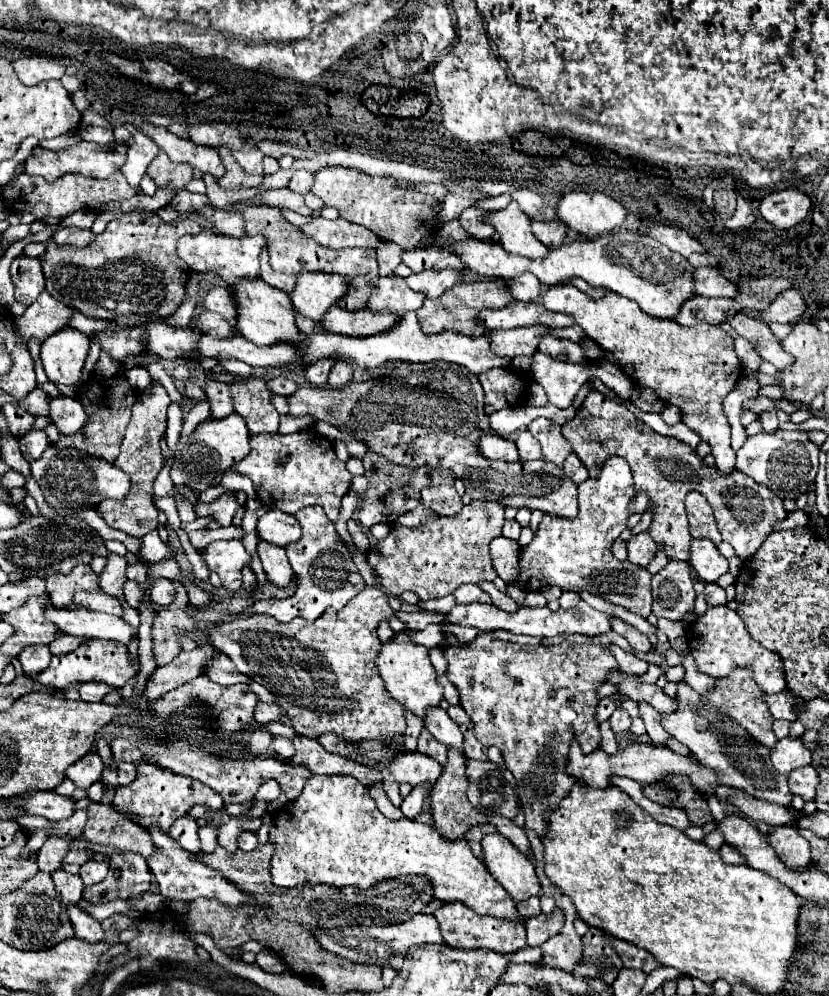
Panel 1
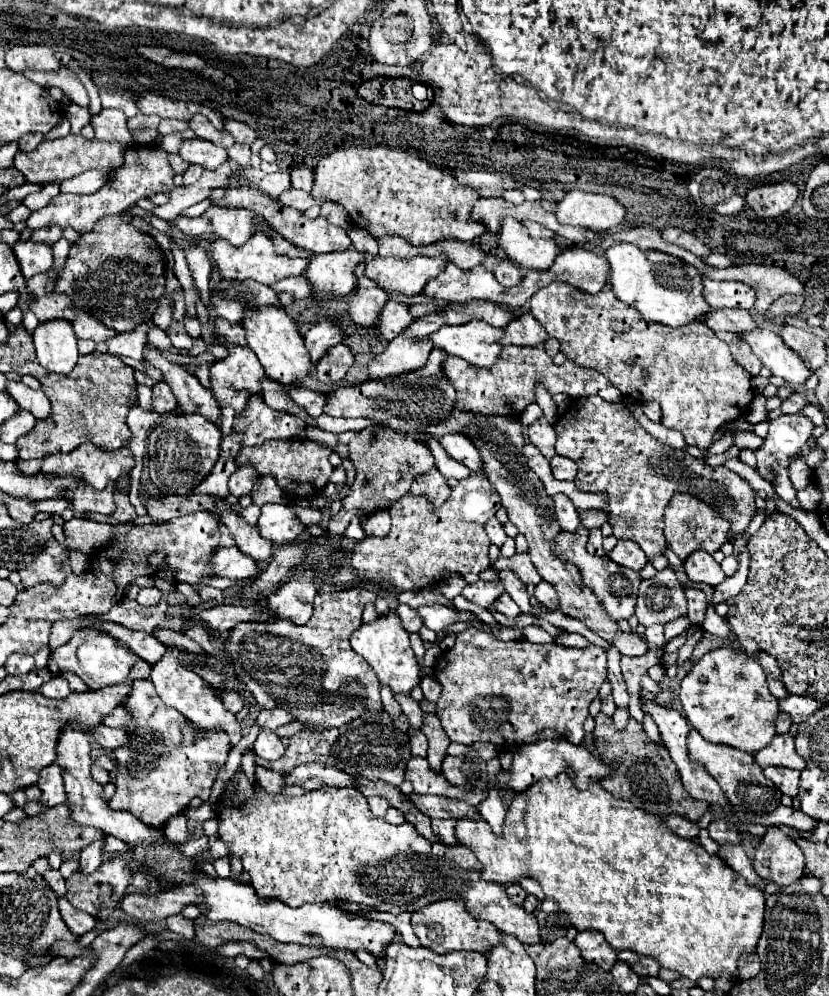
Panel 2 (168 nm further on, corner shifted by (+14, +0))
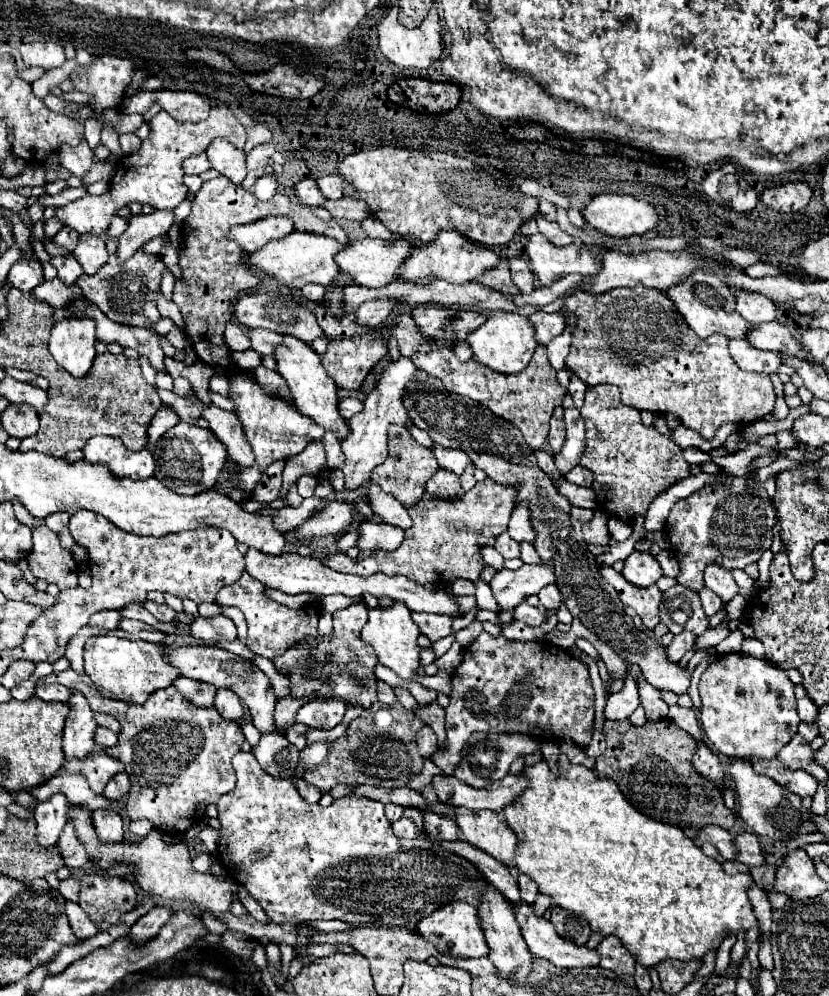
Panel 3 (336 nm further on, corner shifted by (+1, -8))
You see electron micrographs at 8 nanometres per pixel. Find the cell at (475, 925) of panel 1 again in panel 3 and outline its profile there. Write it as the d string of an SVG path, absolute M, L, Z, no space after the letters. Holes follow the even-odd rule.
M451 902L447 906L441 906L435 910L435 914L429 914L417 924L417 932L431 942L441 954L449 954L453 958L481 958L487 956L487 942L483 936L483 930L479 926L477 908L467 902Z

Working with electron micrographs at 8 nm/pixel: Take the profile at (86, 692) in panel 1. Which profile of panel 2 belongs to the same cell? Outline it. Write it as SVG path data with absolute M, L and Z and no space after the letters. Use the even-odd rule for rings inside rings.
M54 676L50 682L46 682L40 692L46 696L46 698L66 698L72 690L70 690L70 684L66 678L62 676Z

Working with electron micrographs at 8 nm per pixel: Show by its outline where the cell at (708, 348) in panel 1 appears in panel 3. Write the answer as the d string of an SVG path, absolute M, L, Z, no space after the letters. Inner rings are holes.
M635 286L635 288L615 288L607 294L591 294L591 292L575 292L573 296L567 298L565 306L563 306L563 314L567 316L569 312L575 312L577 314L577 326L575 326L575 332L571 336L571 352L569 356L565 358L565 368L569 372L573 372L575 376L579 376L585 384L589 386L595 386L595 384L603 384L603 382L609 382L609 384L615 384L619 390L621 390L621 400L631 406L631 408L637 408L637 410L649 410L649 412L659 412L659 414L665 414L665 412L673 412L675 416L679 416L679 420L683 422L683 426L699 432L703 438L711 440L717 432L717 428L725 422L735 422L735 424L749 424L749 422L755 422L755 420L761 420L765 418L767 414L773 412L773 406L775 406L775 390L773 390L773 384L769 380L767 374L761 374L761 372L743 372L735 362L733 358L729 356L729 350L727 350L727 338L721 336L721 334L713 334L711 338L699 338L689 326L687 322L683 322L683 316L679 314L679 310L675 310L673 302L667 298L667 294L663 290L657 290L657 288L647 288L647 286Z

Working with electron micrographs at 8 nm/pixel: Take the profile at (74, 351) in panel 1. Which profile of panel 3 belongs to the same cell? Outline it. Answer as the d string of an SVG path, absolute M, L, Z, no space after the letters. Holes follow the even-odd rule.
M67 318L51 328L49 352L59 366L71 376L83 378L95 358L95 320L93 318Z

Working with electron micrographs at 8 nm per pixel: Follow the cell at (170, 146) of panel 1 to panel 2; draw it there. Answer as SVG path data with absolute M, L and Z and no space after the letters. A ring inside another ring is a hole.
M190 138L182 140L182 148L178 152L186 162L190 164L200 164L206 170L216 170L220 164L228 160L228 154L224 148L202 140L202 138Z

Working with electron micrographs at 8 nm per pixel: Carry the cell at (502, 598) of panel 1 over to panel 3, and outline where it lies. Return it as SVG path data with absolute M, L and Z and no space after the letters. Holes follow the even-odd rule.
M521 602L517 608L515 608L515 620L521 620L529 626L541 626L545 620L547 620L547 614L539 612L539 608L535 606L529 606L527 602Z

